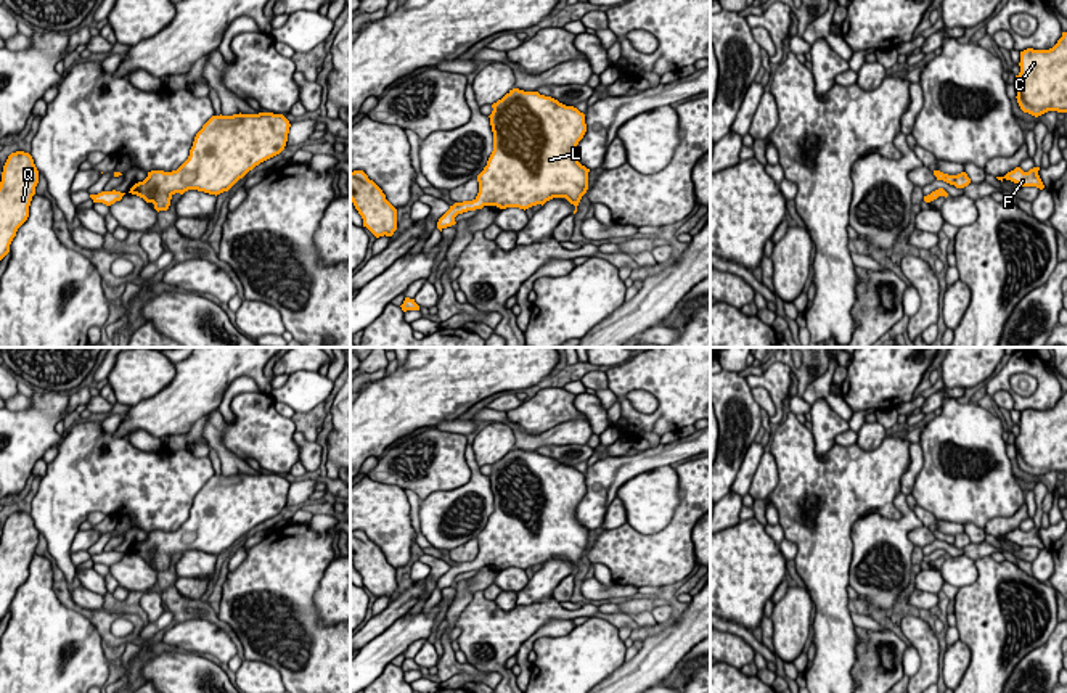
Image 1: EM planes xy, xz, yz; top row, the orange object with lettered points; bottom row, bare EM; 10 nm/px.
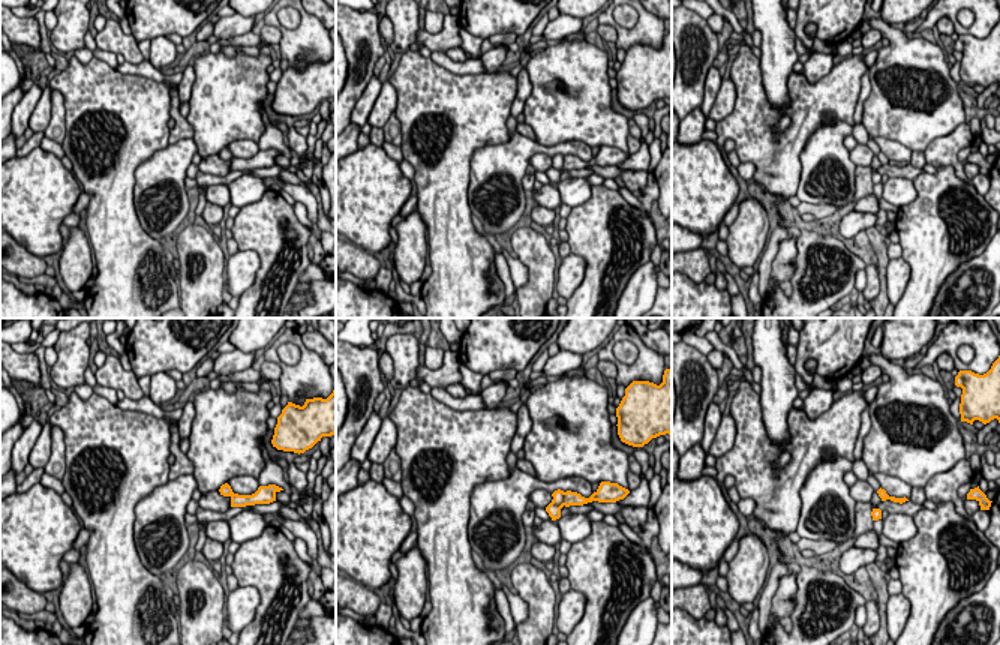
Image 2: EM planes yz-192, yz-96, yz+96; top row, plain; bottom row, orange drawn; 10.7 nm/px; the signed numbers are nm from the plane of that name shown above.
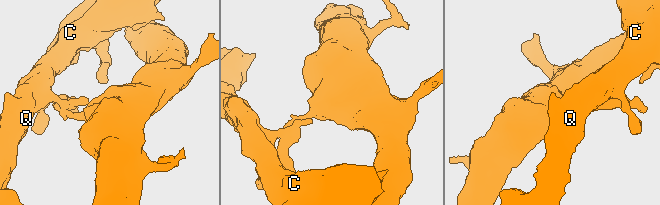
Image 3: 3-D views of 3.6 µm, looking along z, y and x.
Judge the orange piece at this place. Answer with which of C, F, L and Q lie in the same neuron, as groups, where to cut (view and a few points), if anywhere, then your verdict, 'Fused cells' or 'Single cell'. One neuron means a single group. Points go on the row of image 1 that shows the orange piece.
Groups: C F Q / L. Split along xz (453, 205), (457, 209), (453, 219). Fused cells

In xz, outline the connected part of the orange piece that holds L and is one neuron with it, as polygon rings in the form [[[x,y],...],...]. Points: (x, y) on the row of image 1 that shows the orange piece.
[[[519,88],[509,90],[501,100],[492,105],[493,111],[489,116],[493,132],[493,151],[484,170],[477,175],[479,193],[472,201],[455,203],[458,214],[482,209],[484,206],[497,206],[500,209],[519,207],[529,209],[537,204],[545,204],[553,198],[566,198],[575,206],[574,214],[582,196],[588,190],[588,172],[575,156],[575,148],[587,132],[585,114],[574,106],[566,106],[551,96],[538,92],[524,92]]]

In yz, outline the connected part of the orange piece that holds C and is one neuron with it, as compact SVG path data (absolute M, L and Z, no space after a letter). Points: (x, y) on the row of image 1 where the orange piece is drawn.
M1067 32L1049 50L1027 48L1020 51L1020 72L1016 76L1017 103L1035 117L1048 113L1067 113Z

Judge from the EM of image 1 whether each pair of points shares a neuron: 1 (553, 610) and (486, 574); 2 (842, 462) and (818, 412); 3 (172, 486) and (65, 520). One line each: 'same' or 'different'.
1: different
2: different
3: same

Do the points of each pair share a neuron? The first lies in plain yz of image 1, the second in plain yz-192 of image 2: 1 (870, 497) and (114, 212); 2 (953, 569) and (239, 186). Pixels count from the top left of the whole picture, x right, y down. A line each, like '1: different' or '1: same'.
1: same
2: same

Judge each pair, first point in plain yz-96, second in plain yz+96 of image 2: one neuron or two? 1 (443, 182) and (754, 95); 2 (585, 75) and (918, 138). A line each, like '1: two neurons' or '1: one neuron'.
1: one neuron
2: one neuron

